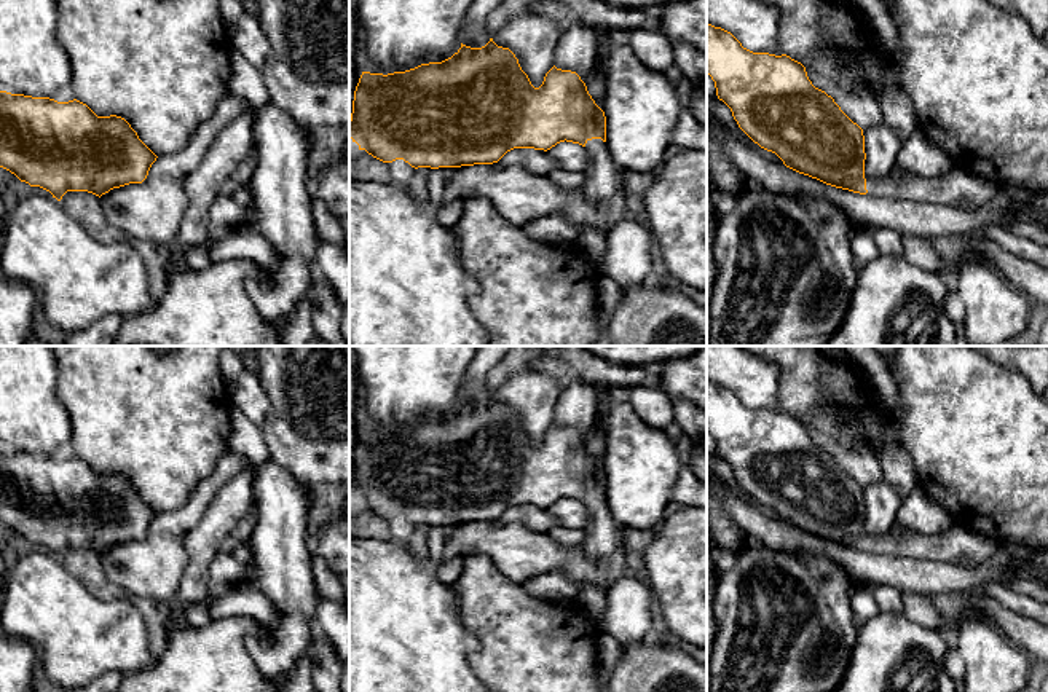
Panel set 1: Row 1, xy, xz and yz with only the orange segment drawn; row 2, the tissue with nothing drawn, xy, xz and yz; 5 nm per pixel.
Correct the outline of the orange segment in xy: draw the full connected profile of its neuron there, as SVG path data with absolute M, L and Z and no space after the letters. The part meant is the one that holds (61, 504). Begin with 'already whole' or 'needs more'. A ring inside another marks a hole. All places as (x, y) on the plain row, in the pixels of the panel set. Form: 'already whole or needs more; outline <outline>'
already whole; outline M0 448L0 525L49 548L57 558L67 548L100 555L113 545L142 541L156 515L121 474L97 474L77 456L57 459Z

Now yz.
needs more; outline M707 379L707 431L715 438L716 453L732 469L739 485L761 505L775 510L786 525L817 536L826 542L849 547L860 552L874 552L882 555L927 558L954 563L963 568L975 568L989 560L999 544L976 531L954 523L946 533L924 536L903 529L901 537L892 533L887 537L865 536L865 493L863 486L853 480L825 448L815 445L807 434L806 424L786 411L775 413L769 410L753 410L727 387Z

